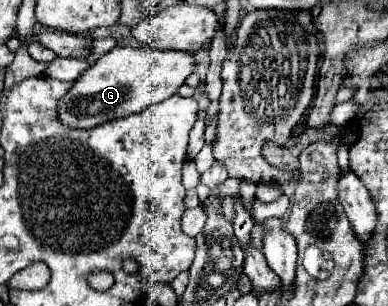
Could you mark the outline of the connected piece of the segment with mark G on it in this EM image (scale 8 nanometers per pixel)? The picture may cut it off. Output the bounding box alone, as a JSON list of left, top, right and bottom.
[58,47,194,129]

